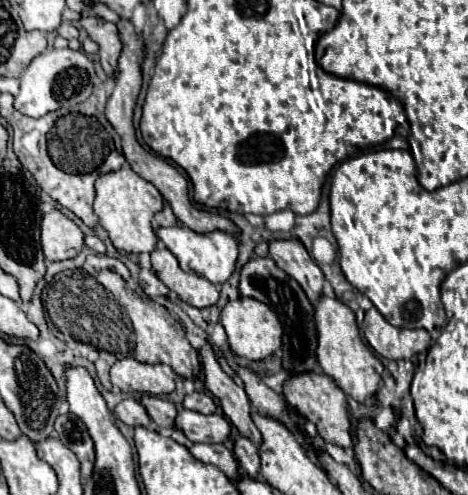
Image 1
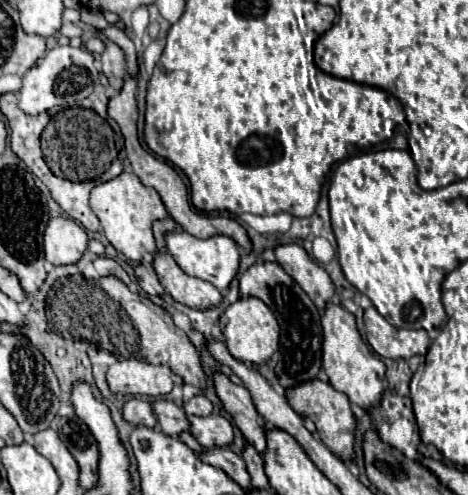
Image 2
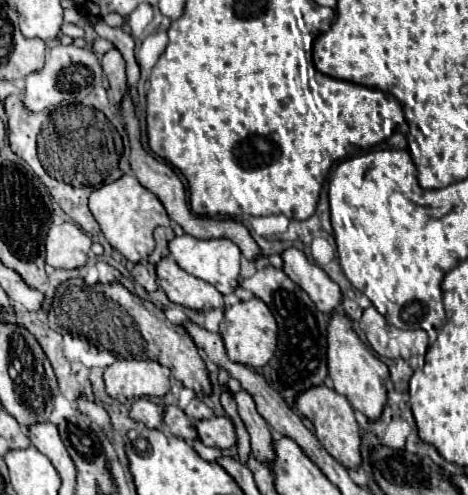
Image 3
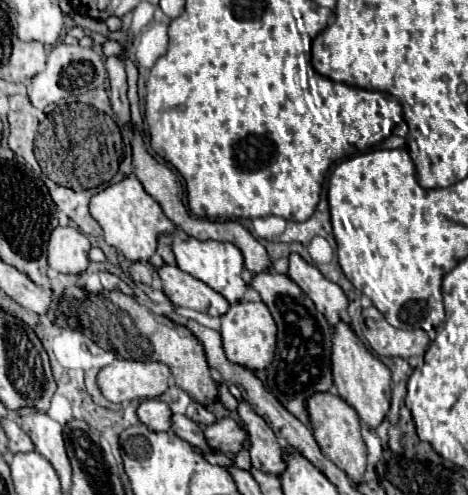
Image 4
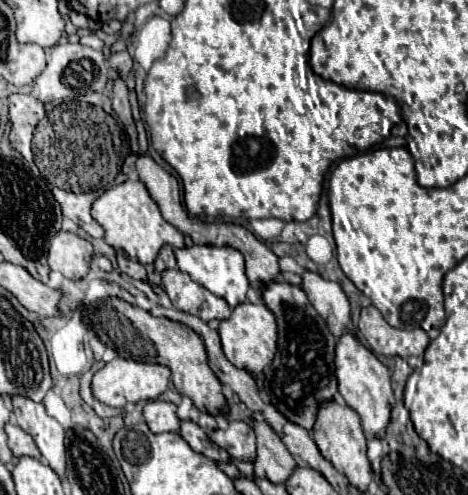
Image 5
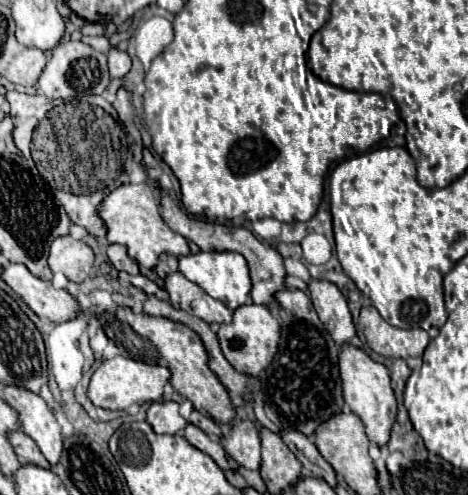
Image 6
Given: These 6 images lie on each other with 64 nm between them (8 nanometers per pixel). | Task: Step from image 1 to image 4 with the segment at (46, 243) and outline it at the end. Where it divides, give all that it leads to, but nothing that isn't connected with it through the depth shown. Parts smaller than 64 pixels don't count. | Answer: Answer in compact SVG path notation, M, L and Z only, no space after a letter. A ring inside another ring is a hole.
M58 226L48 240L48 266L62 274L82 274L90 264L88 250L90 242L82 232Z

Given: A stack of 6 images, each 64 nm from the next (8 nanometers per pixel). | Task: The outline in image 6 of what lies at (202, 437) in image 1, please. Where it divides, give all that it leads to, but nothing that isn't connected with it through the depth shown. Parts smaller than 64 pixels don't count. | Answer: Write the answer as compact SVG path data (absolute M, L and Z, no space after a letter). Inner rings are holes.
M238 420L232 424L228 438L222 438L224 450L244 468L260 468L260 430L250 420Z

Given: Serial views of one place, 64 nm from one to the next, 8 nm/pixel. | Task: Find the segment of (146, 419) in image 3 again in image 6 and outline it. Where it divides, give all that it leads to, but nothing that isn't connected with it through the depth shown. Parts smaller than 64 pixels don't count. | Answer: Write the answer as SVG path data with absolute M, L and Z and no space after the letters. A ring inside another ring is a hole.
M154 402L148 408L148 422L158 434L176 434L186 428L188 420L180 416L176 402Z

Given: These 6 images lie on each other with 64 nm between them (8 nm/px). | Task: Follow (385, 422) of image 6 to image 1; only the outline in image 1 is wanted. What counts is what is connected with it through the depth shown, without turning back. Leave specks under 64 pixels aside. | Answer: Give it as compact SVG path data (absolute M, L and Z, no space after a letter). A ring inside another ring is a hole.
M322 296L316 304L316 330L318 330L316 356L324 374L330 376L336 382L336 386L344 390L348 396L352 396L356 402L362 404L364 400L372 398L380 388L384 366L374 356L370 346L362 340L354 312L340 300Z

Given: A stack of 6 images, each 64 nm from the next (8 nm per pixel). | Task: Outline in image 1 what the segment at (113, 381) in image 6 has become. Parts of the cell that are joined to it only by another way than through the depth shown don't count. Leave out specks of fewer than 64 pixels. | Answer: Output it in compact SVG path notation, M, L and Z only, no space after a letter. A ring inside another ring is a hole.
M122 358L110 368L110 382L122 392L146 392L152 396L170 394L176 374L166 364L142 364L136 358Z

